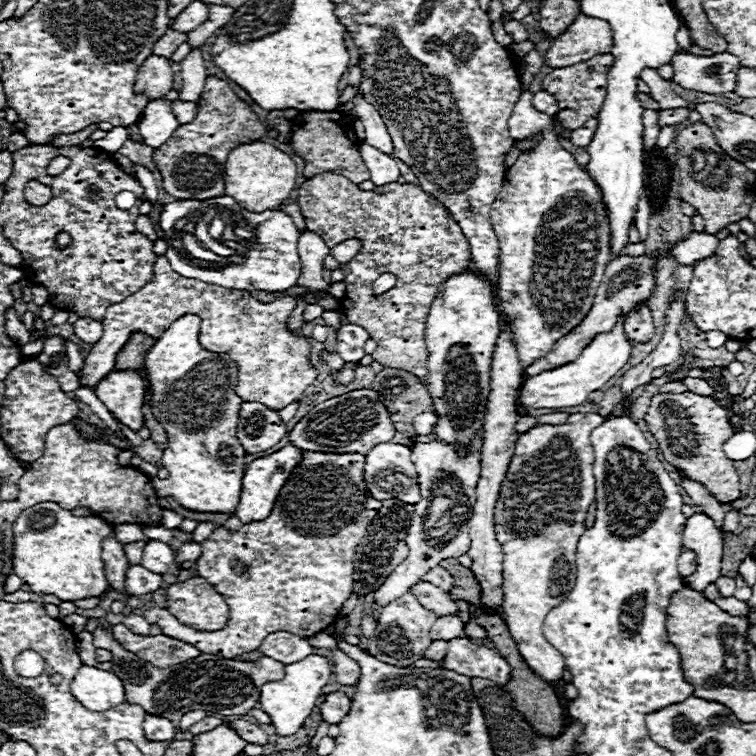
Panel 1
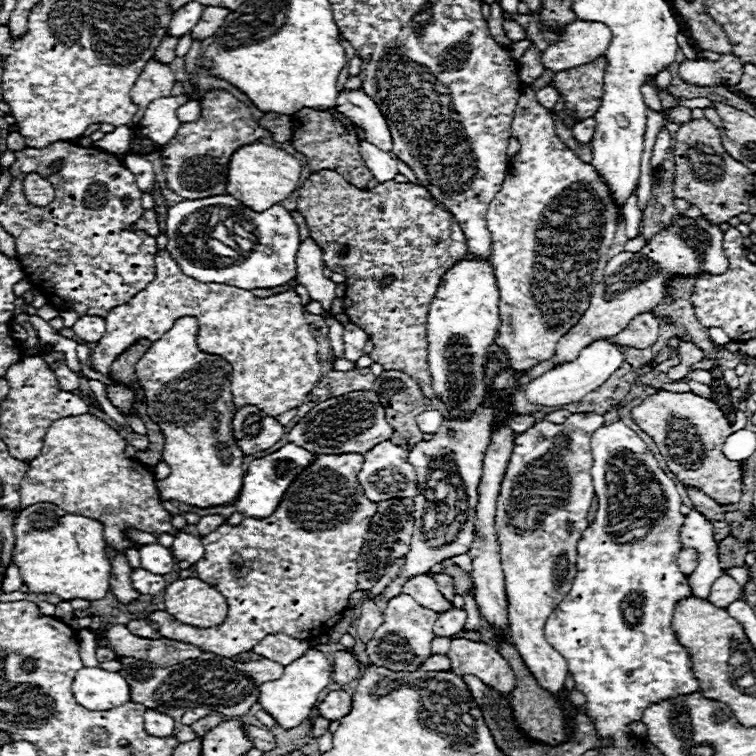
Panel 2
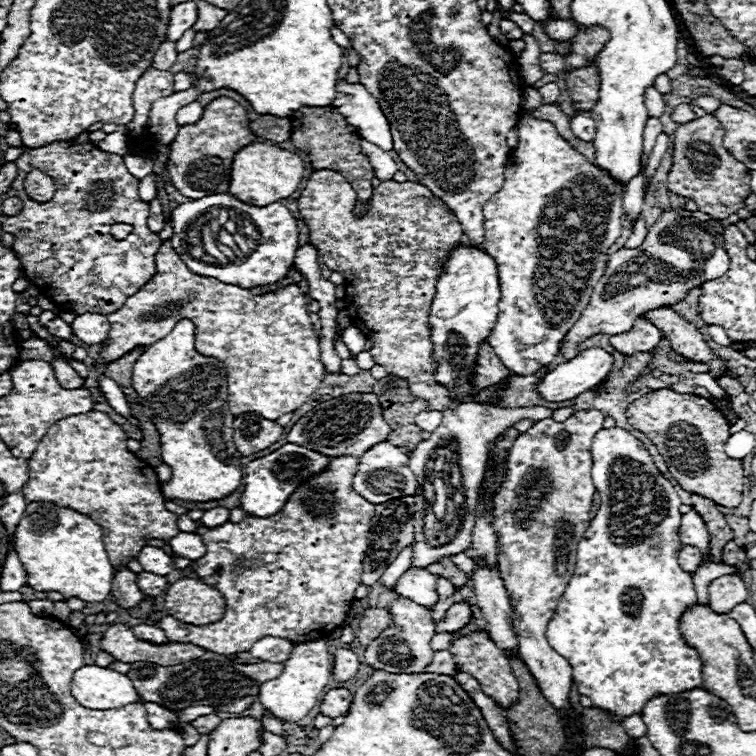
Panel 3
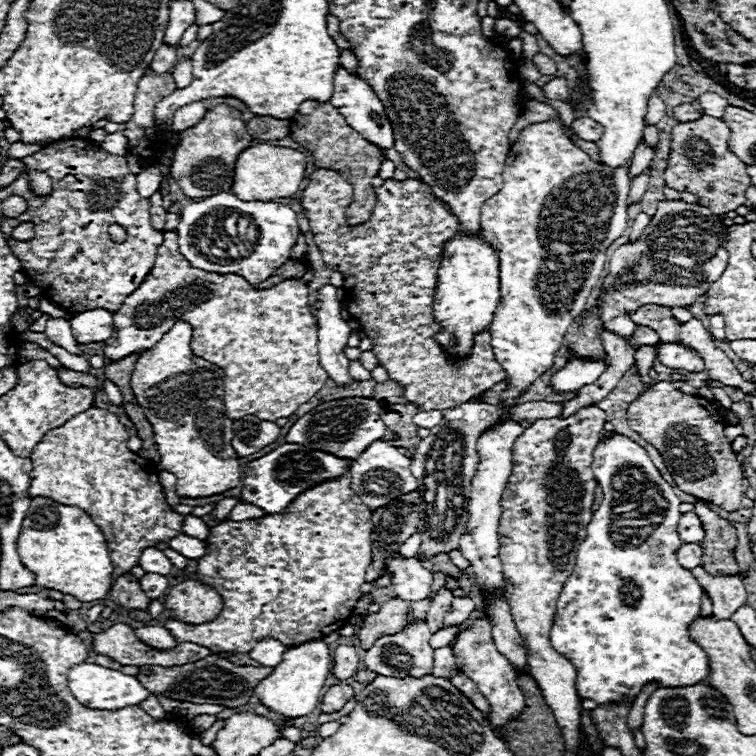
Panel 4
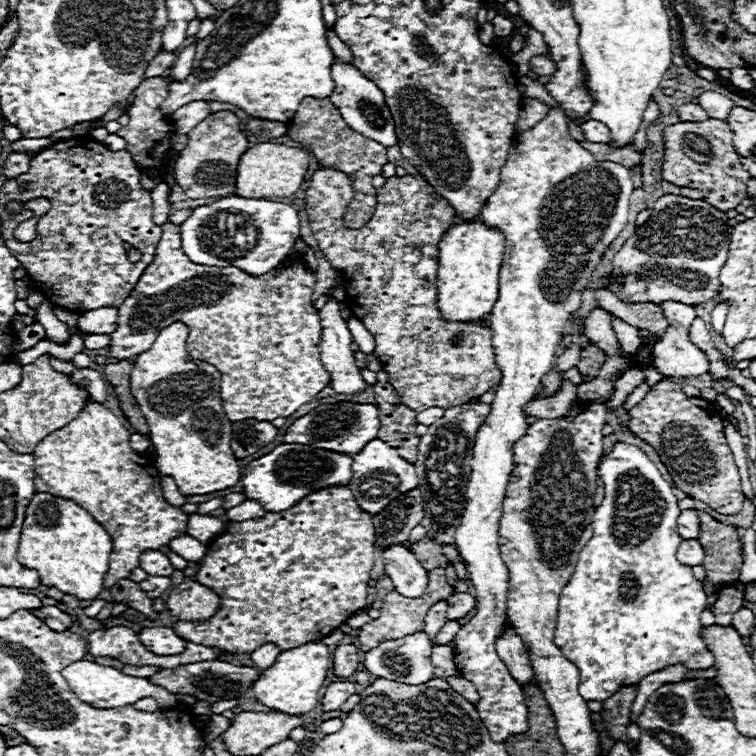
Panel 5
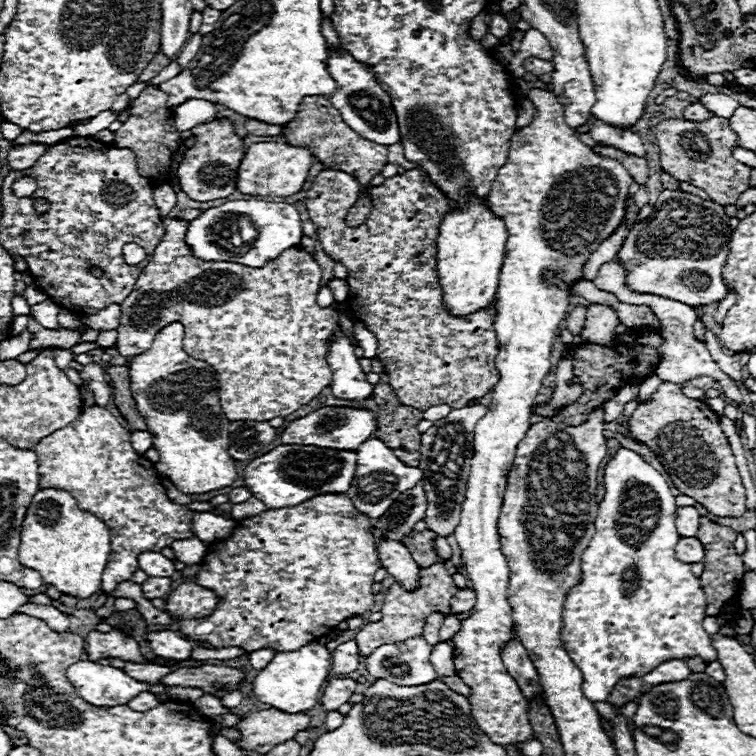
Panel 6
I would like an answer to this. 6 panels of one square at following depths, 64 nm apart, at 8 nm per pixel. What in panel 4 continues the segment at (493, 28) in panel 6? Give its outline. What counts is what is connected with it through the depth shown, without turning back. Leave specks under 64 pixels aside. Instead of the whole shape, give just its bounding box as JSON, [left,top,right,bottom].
[496,18,522,38]

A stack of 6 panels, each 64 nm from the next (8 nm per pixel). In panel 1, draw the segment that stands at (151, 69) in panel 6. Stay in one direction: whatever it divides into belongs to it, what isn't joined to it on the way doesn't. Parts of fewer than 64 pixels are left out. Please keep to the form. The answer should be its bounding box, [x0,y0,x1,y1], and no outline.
[154,28,188,58]

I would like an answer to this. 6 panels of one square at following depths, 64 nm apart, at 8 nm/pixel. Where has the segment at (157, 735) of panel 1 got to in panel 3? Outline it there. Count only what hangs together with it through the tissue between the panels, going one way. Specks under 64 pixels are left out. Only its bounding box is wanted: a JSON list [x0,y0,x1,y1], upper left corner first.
[146,704,178,730]

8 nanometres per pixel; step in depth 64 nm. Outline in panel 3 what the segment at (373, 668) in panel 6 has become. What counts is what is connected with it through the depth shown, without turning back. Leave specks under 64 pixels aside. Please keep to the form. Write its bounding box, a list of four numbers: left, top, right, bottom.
[364,596,434,672]

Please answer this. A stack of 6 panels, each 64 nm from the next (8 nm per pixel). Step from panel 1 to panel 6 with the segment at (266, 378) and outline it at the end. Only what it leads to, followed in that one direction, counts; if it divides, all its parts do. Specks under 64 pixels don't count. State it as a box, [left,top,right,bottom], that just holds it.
[116,218,338,422]

